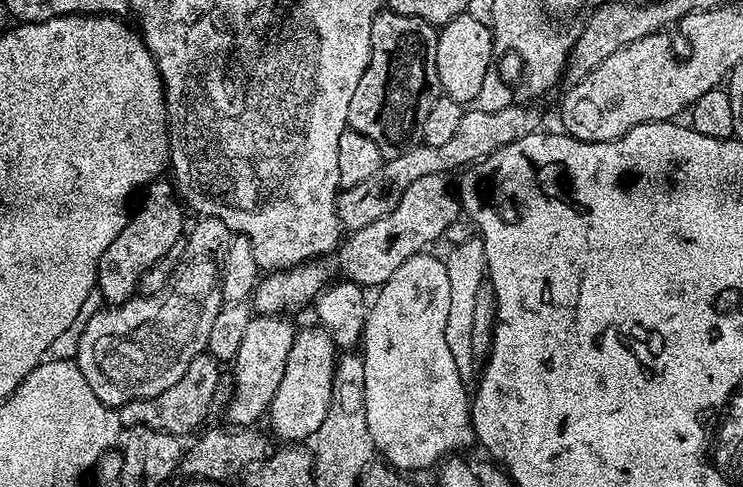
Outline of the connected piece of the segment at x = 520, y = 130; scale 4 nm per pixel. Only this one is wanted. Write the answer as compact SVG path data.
M513 106L506 110L487 112L473 107L465 111L457 132L442 146L426 146L423 142L409 146L397 156L385 159L378 174L366 178L366 182L358 182L358 186L343 189L336 198L336 213L341 229L353 233L370 226L370 222L378 222L378 218L386 218L390 210L398 206L410 182L418 182L418 178L426 178L426 174L452 174L455 168L460 170L471 166L477 160L485 160L494 154L494 150L510 146L510 142L518 142L518 138L526 138L526 134L537 131L537 128L536 112L532 108Z

